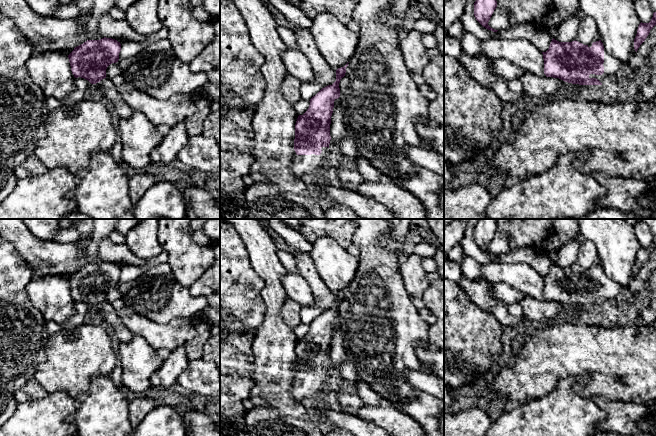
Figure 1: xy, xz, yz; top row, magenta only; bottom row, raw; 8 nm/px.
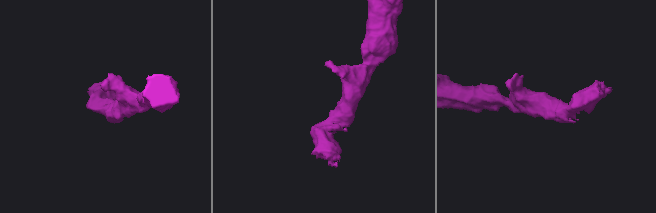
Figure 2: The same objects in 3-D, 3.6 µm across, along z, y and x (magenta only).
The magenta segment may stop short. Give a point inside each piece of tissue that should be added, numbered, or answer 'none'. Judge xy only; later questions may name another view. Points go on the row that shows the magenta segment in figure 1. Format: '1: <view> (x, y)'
none

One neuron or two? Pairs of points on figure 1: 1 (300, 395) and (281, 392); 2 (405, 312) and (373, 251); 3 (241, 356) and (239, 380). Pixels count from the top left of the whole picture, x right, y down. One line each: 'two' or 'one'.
1: two
2: one
3: one

